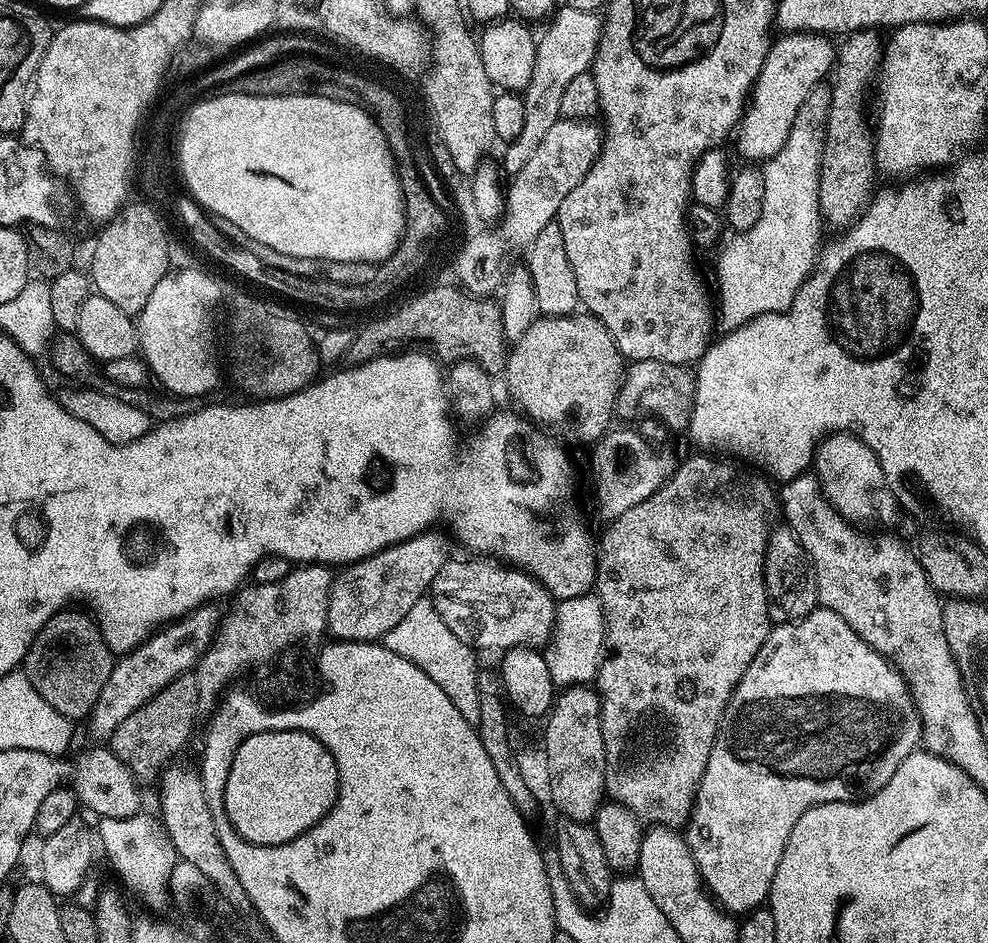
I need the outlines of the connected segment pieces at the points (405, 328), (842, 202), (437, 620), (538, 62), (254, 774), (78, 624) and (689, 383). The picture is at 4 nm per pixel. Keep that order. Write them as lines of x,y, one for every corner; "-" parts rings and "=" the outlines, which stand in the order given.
428,288
410,297
401,308
370,321
364,329
360,328
349,348
347,363
352,366
365,364
379,356
396,354
409,346
419,346
445,365
453,366
460,361
472,360
494,378
499,377
499,372
501,375
507,369
510,351
503,334
499,303
488,298
465,298
453,288
=
872,30
863,32
847,33
844,45
839,45
836,62
834,65
834,77
836,85
832,88
832,94
827,99
826,119
822,128
822,150
820,154
820,181
818,182
818,202
820,203
820,213
823,216
823,223
830,229
842,228
851,229
854,224
868,210
868,205
872,203
874,187
872,183
878,177
878,169
874,159
874,142
868,127
864,126
864,116
860,113
860,95
864,92
864,87
869,87
874,73
880,64
882,55
882,40
879,40
877,33
=
431,599
414,602
410,614
406,614
406,618
402,618
402,622
394,626
394,630
385,634
382,643
385,648
398,654
398,658
414,662
414,666
418,666
418,670
422,670
426,678
438,682
439,688
446,693
446,698
454,702
458,714
462,714
466,722
479,725
482,706
478,690
477,653
446,626
=
560,6
547,21
548,29
539,33
534,54
534,74
530,74
530,82
522,90
526,123
522,126
522,134
518,134
518,138
505,147
508,149
504,152
504,168
508,174
522,170
522,166
530,162
530,154
538,150
542,137
550,130
550,126
554,126
556,120
561,119
562,93
566,91
566,86
578,74
591,69
602,39
602,20
598,17
596,12
=
296,728
259,732
258,734
247,736
238,746
235,754
232,755
230,774
226,774
226,786
224,787
224,813
228,815
228,821
232,823
232,829
246,842
257,844
258,846
278,846
310,831
336,805
336,795
339,792
340,779
338,778
338,766
334,762
334,754
330,754
330,750
326,750
326,746
322,746
322,742
318,742
318,738
314,738
308,732
299,732
=
55,612
38,630
30,650
24,656
22,670
30,678
34,690
66,719
83,721
94,710
102,686
110,679
114,654
100,632
100,626
84,612
=
634,360
627,365
624,373
624,383
616,399
615,415
624,419
621,421
632,422
628,420
636,420
645,412
648,418
663,424
673,433
683,433
692,417
695,393
696,377
685,365

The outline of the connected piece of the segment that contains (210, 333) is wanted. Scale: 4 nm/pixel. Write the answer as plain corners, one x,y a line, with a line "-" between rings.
194,268
175,269
154,286
149,301
137,315
139,351
151,375
156,376
167,393
202,398
215,388
218,366
214,352
214,314
221,296
219,284
210,275

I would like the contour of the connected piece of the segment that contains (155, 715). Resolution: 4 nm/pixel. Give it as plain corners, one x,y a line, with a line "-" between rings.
185,674
174,678
157,696
150,698
130,718
122,721
122,726
114,730
110,741
112,753
127,764
137,781
155,781
174,757
184,748
184,743
192,736
196,724
196,707
201,707
200,687
195,675

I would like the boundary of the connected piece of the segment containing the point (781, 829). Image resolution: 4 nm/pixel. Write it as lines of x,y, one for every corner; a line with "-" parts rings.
817,606
805,618
796,624
777,624
774,630
769,631
766,642
762,642
762,650
750,662
746,674
738,682
738,686
728,699
726,710
720,719
720,729
716,735
714,746
710,750
710,758
706,762
706,770
700,779
696,797
692,803
692,812
687,818
686,839
688,848
696,860
696,871
700,873
701,881
709,893
714,897
717,905
728,914
747,914
763,905
768,898
768,891
774,882
774,874
778,870
778,862
782,862
782,850
786,850
786,842
790,838
790,830
794,830
794,822
806,814
815,804
850,800
859,802
872,796
890,778
894,778
894,770
902,766
902,762
911,752
917,751
922,740
922,723
920,711
916,708
916,699
912,696
912,689
908,686
903,673
896,668
891,659
878,654
838,614
829,608

